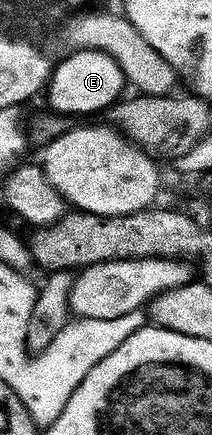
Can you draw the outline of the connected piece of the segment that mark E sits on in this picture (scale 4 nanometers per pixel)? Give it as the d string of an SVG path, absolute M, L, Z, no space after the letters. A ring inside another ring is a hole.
M76 50L61 64L53 67L46 85L48 104L53 113L69 118L88 116L91 112L103 113L121 99L126 81L121 70L107 55L91 50Z

